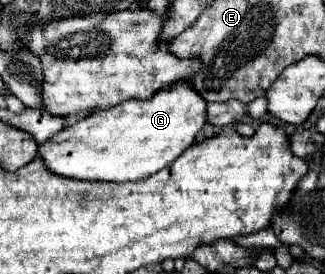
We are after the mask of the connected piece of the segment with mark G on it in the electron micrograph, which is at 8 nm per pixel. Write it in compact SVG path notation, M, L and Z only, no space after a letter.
M187 83L159 91L147 101L123 101L109 109L95 109L39 145L39 159L59 177L83 181L139 181L171 165L205 125L203 97Z

